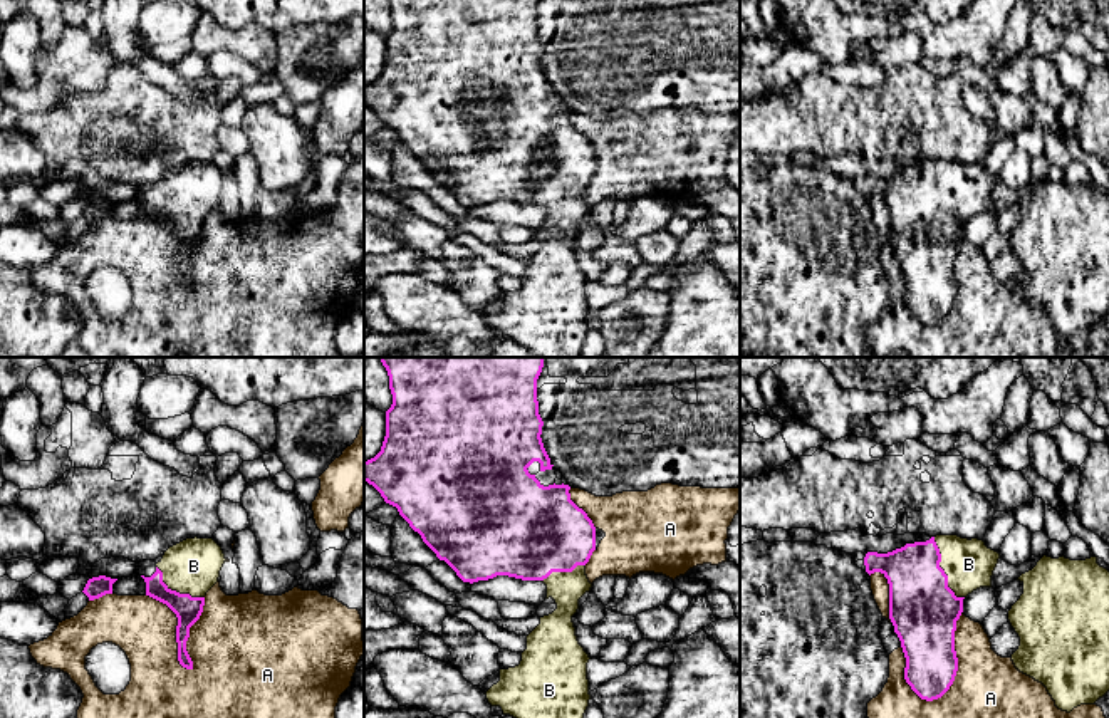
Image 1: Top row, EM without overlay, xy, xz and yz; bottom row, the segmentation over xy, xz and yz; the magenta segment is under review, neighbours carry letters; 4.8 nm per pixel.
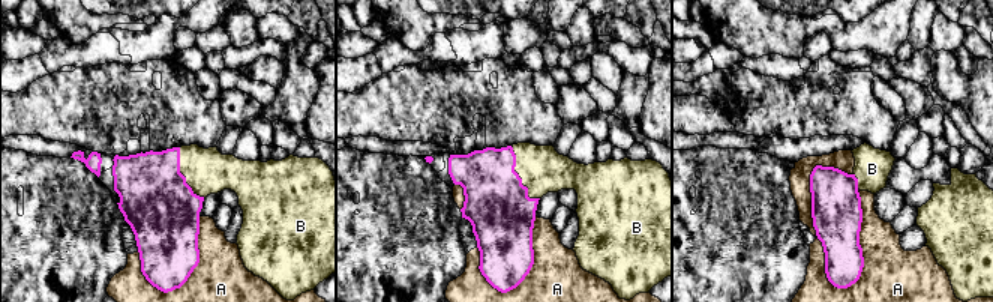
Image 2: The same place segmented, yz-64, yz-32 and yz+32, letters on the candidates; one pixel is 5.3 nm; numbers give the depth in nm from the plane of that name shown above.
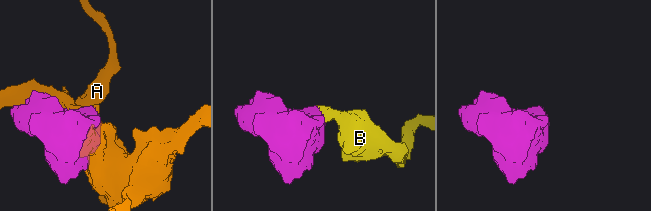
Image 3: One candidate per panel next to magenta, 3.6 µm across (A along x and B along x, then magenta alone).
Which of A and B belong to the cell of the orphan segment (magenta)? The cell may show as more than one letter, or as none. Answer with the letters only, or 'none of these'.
B

